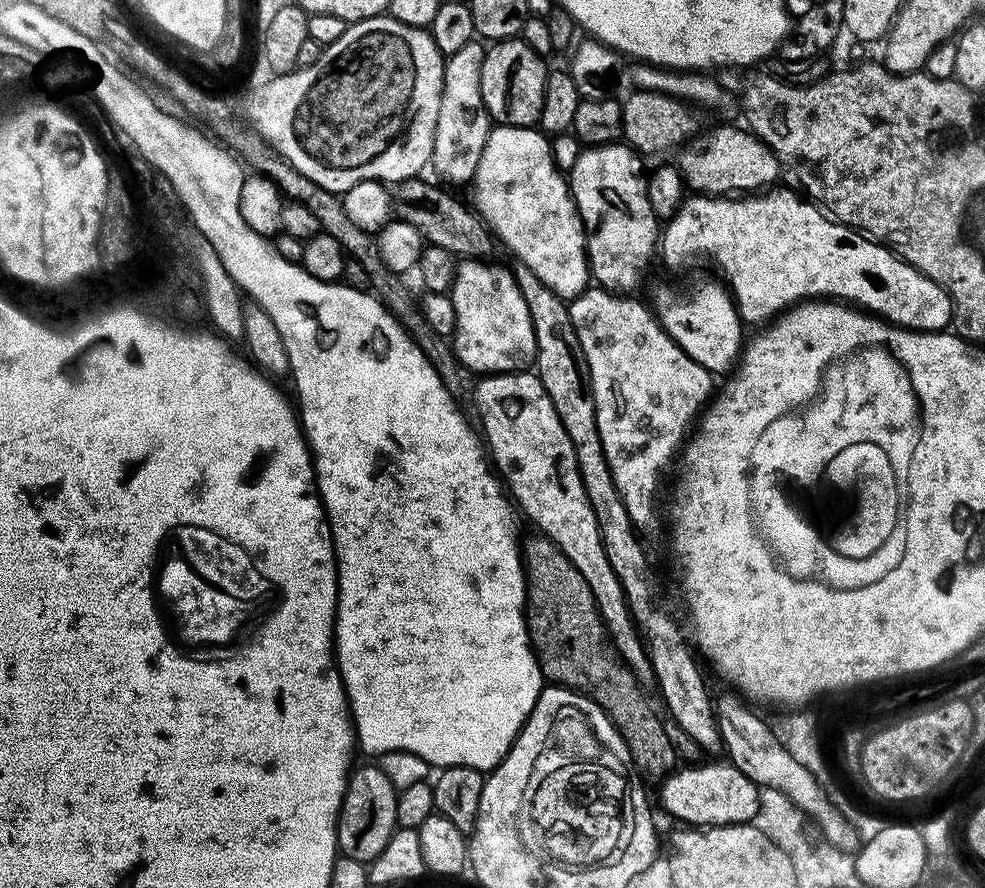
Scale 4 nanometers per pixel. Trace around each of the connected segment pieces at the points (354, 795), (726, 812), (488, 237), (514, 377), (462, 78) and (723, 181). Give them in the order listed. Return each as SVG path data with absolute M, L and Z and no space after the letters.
M375 763L358 768L349 775L344 801L340 803L340 817L336 820L336 846L343 855L371 862L380 856L398 827L396 823L398 789Z
M731 763L704 764L679 770L663 779L660 790L661 807L673 819L703 828L749 823L757 814L760 808L759 787Z
M425 178L403 181L399 189L402 199L410 202L404 219L410 222L433 247L442 248L466 258L488 258L494 246L493 235L477 211L462 204L444 188L431 184Z
M521 370L516 373L491 373L478 379L480 380L475 381L472 388L472 404L475 404L478 410L485 432L483 432L484 440L493 465L502 476L504 474L503 479L506 484L508 482L509 493L519 509L521 506L529 520L539 527L537 529L559 546L559 549L570 558L570 562L573 562L574 568L582 574L582 578L586 579L586 584L590 586L591 593L594 594L596 608L603 618L612 644L630 671L633 672L639 687L646 692L653 691L657 687L657 682L647 647L636 622L630 615L623 586L615 576L605 554L598 522L581 480L575 446L558 416L548 392L537 373L530 370Z
M473 42L462 46L444 62L444 89L438 110L438 126L434 130L434 150L431 163L450 180L471 181L478 170L478 162L484 153L488 135L492 133L494 121L489 116L479 88L485 45Z
M724 124L721 128L708 128L697 131L696 135L685 140L679 149L678 167L684 174L684 180L687 187L693 193L726 196L729 194L756 194L761 190L767 189L782 173L780 159L766 146L764 140L759 140L747 127L731 128Z

